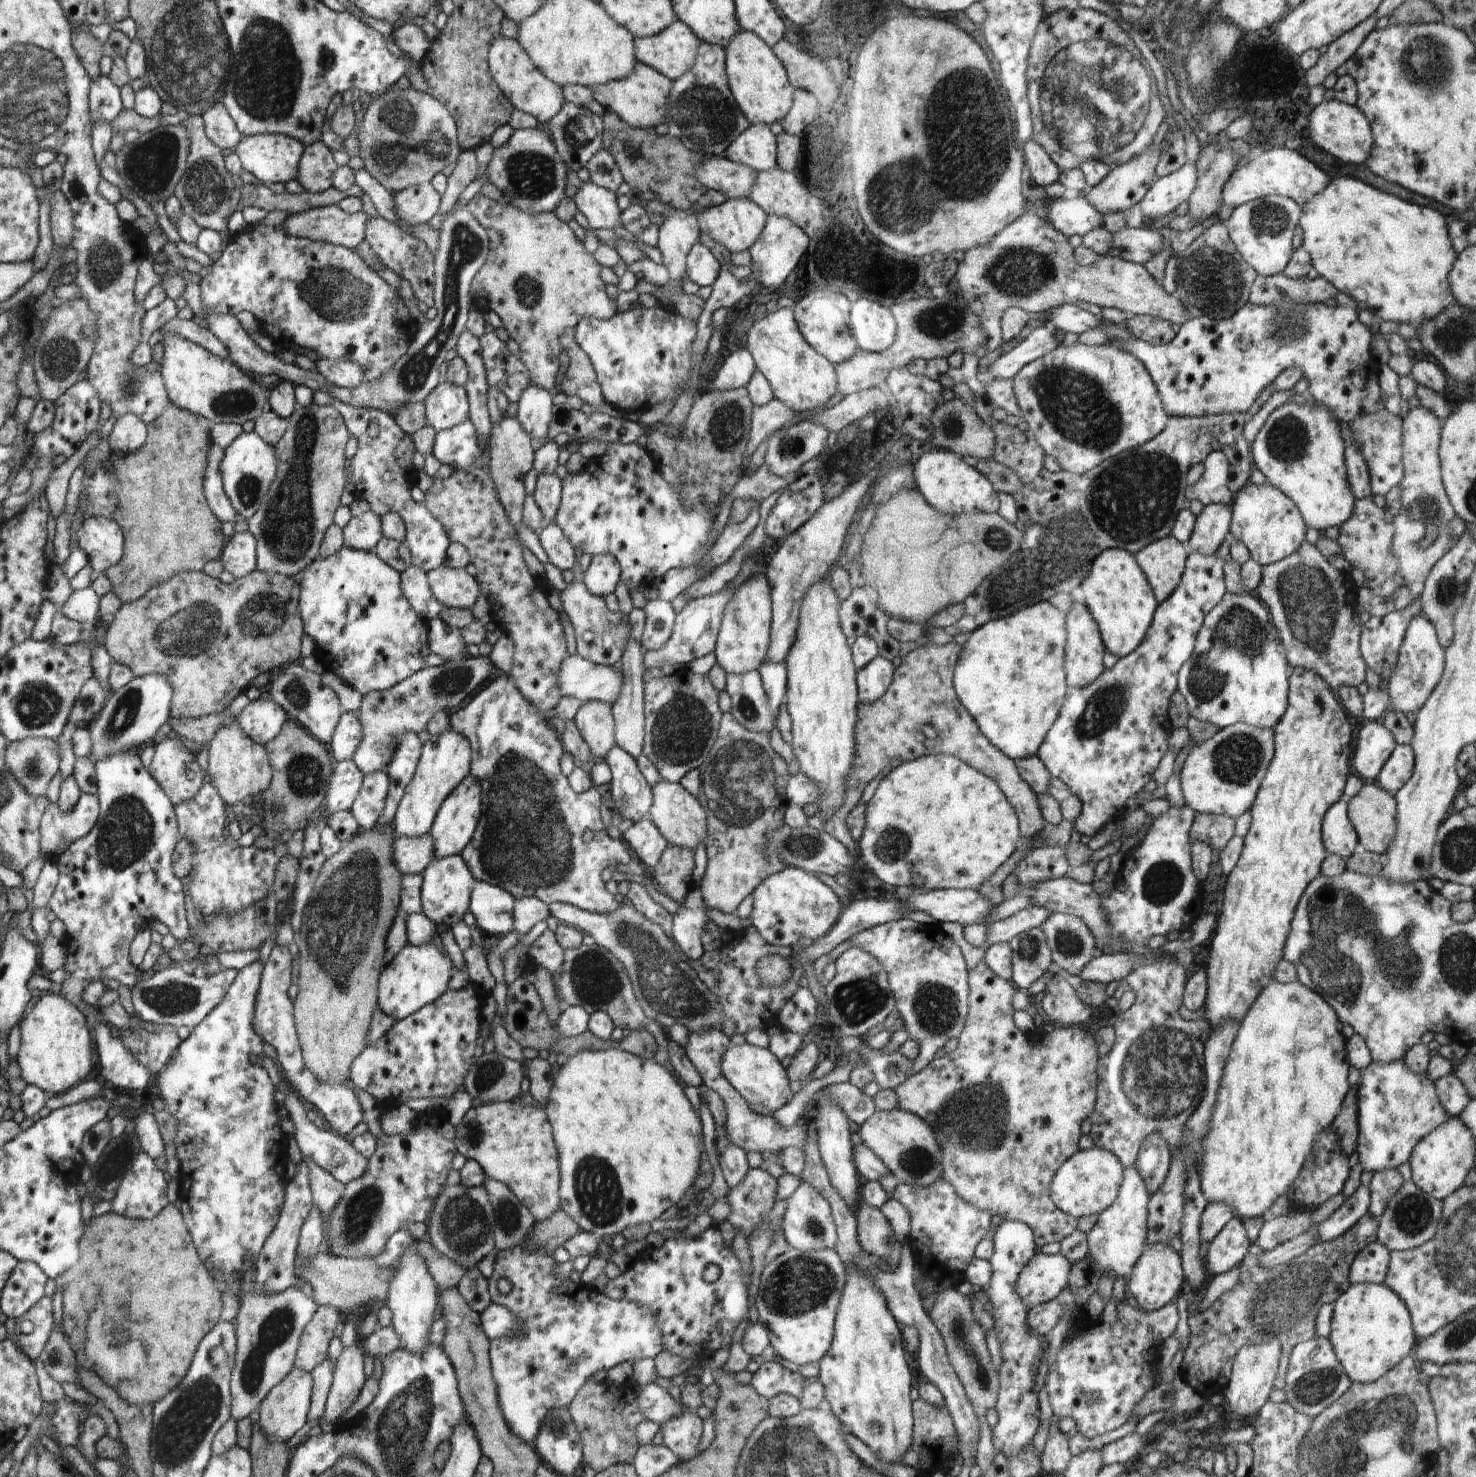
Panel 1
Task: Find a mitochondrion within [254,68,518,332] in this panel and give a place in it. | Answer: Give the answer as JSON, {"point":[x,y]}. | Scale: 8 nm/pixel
{"point":[402,146]}

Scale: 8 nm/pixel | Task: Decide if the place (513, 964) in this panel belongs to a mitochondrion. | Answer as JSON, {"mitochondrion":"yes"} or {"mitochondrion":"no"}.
{"mitochondrion":"no"}

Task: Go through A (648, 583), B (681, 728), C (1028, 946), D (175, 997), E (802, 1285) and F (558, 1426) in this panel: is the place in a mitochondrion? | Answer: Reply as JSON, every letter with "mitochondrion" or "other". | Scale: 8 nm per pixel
{"A":"other","B":"mitochondrion","C":"mitochondrion","D":"mitochondrion","E":"mitochondrion","F":"mitochondrion"}

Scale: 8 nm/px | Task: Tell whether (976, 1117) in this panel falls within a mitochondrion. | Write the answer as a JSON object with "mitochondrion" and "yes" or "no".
{"mitochondrion":"yes"}

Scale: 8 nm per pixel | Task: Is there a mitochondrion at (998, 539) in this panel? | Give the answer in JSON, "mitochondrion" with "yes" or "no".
{"mitochondrion":"yes"}

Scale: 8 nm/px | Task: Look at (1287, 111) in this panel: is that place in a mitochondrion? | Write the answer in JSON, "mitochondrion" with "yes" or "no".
{"mitochondrion":"no"}

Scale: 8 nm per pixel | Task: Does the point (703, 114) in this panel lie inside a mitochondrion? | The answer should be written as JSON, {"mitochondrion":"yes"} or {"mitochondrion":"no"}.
{"mitochondrion":"yes"}

